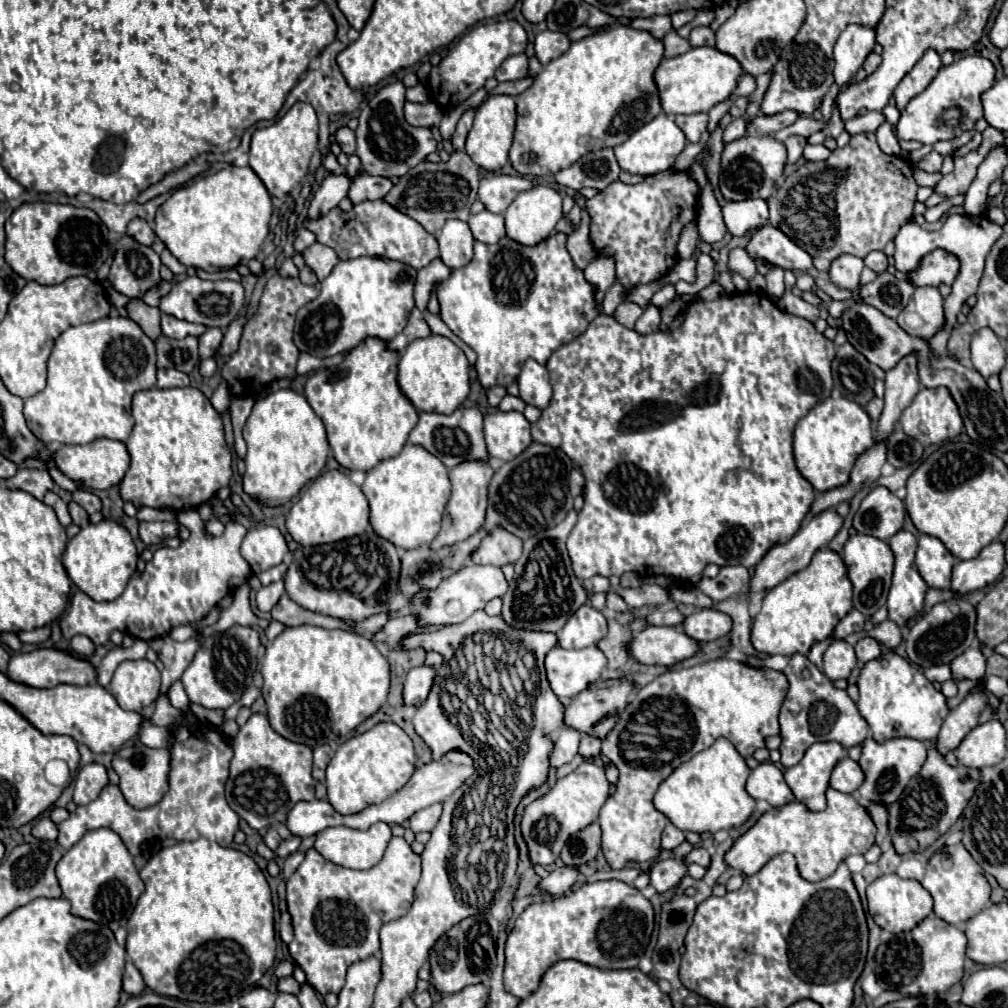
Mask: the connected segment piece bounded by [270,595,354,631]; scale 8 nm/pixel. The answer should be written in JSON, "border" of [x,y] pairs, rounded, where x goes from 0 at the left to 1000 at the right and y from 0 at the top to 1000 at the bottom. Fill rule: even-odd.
{"border":[[[280,590],[276,600],[270,604],[270,614],[282,618],[284,622],[294,622],[294,620],[313,620],[319,624],[341,624],[341,626],[351,626],[349,620],[345,620],[339,614],[333,612],[321,612],[317,608],[310,608],[296,598],[292,598],[286,590]]]}

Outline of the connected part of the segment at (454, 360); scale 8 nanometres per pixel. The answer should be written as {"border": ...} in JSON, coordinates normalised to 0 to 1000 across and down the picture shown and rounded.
{"border":[[[427,332],[409,338],[395,358],[395,382],[415,408],[448,410],[466,390],[464,382],[464,356],[460,348],[438,332]]]}

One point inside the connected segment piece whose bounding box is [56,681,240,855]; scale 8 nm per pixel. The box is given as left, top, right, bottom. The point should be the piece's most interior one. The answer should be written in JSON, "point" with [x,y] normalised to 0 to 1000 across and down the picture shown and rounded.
{"point":[193,799]}

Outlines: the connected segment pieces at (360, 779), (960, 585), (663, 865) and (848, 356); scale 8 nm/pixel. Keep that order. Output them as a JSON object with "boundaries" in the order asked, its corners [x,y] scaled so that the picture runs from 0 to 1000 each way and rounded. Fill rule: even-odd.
{"boundaries":[[[[375,717],[359,729],[351,729],[337,739],[323,763],[325,795],[337,809],[357,807],[365,799],[379,797],[393,787],[413,763],[409,733],[391,717]]],[[[984,537],[978,541],[970,553],[962,557],[950,557],[944,564],[942,586],[948,590],[958,590],[974,582],[982,582],[996,564],[996,541]]],[[[671,852],[651,854],[645,862],[645,878],[651,882],[651,886],[661,886],[667,880],[671,880],[679,868],[681,868],[679,856]]],[[[843,340],[831,344],[829,356],[825,358],[827,386],[831,386],[839,396],[845,396],[859,404],[867,396],[867,370],[865,362],[857,352],[853,352]]]]}

